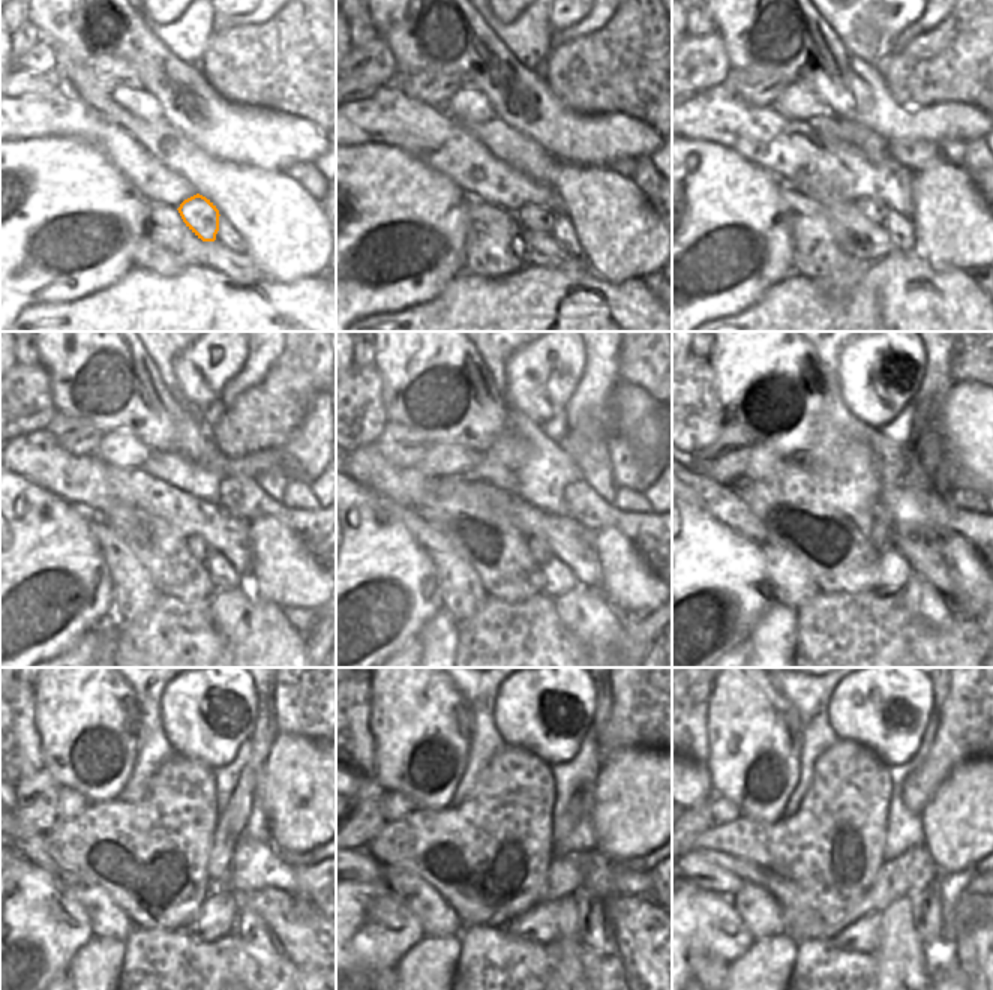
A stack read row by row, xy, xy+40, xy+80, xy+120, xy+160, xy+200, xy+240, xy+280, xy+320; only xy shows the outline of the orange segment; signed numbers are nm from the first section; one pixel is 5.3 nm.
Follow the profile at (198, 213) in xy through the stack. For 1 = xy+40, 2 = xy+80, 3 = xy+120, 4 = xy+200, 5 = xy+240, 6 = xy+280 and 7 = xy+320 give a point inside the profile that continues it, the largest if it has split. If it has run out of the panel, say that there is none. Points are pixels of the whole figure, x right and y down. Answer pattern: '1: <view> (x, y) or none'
1: xy+40 (531, 216)
2: xy+80 (876, 213)
3: xy+120 (200, 548)
4: xy+200 (882, 527)
5: xy+240 (237, 780)
6: xy+280 (575, 779)
7: xy+320 (897, 774)

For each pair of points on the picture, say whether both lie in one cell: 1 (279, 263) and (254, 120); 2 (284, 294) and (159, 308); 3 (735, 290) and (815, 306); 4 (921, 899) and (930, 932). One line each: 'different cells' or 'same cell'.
1: different cells
2: same cell
3: different cells
4: same cell

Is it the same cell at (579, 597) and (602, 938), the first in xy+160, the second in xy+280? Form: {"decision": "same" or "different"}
{"decision": "same"}

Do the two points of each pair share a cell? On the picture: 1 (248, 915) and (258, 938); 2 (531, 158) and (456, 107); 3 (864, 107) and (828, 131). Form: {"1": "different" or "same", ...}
{"1": "same", "2": "different", "3": "different"}

